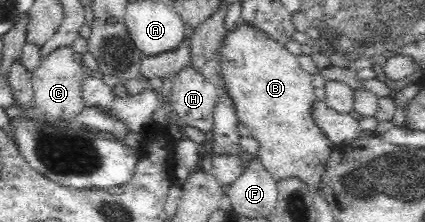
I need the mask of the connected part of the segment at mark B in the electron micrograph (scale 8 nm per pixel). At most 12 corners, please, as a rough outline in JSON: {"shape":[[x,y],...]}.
{"shape":[[246,26],[216,56],[277,184],[321,193],[336,145],[312,74]]}

